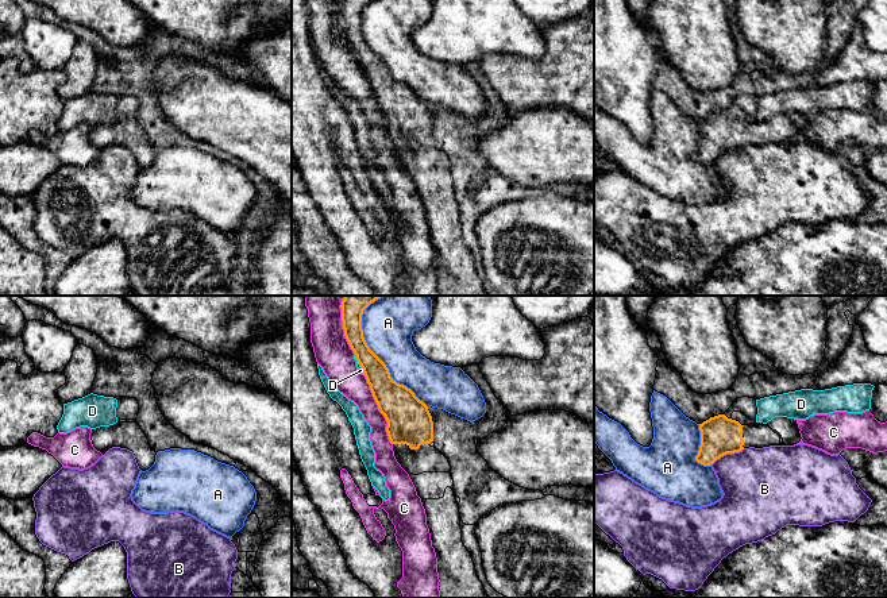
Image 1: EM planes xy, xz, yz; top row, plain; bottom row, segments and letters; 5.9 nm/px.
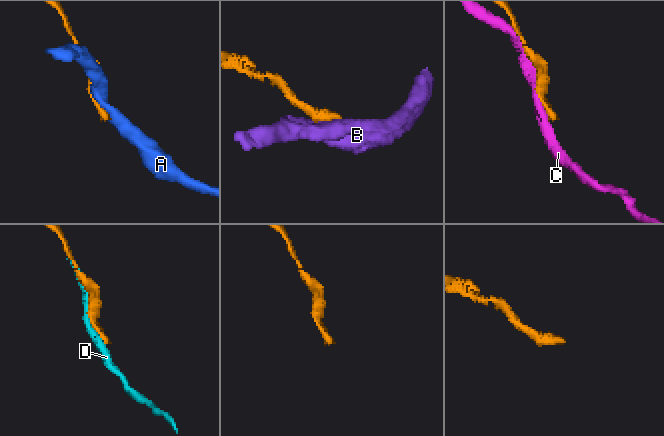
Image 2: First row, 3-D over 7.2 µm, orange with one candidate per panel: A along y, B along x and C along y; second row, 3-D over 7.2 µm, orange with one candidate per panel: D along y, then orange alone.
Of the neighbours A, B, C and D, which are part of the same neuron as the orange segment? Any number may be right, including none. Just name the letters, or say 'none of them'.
none of them

